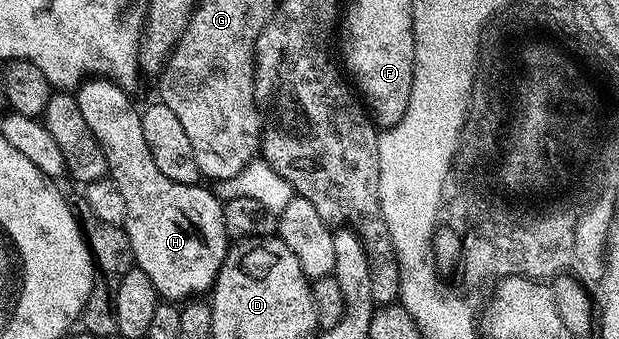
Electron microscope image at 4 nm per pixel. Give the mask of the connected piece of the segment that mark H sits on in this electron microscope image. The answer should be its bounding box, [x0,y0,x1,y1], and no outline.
[75,78,229,302]

